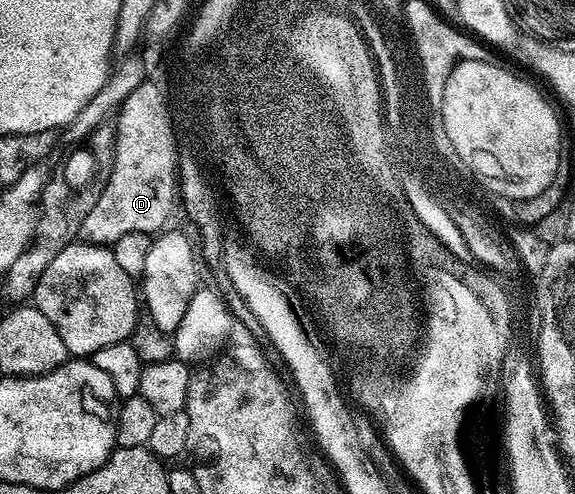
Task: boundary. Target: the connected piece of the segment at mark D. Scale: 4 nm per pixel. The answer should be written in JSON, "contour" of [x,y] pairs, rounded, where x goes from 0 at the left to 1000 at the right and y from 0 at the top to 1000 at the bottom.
{"contour":[[[245,166],[200,229],[202,302],[195,308],[195,342],[188,348],[188,366],[179,366],[174,397],[163,409],[163,425],[143,441],[137,484],[150,494],[191,498],[214,482],[217,474],[256,470],[271,474],[287,460],[299,419],[310,413],[310,358],[306,279],[299,259],[296,211],[285,204],[285,186],[271,166]]]}

